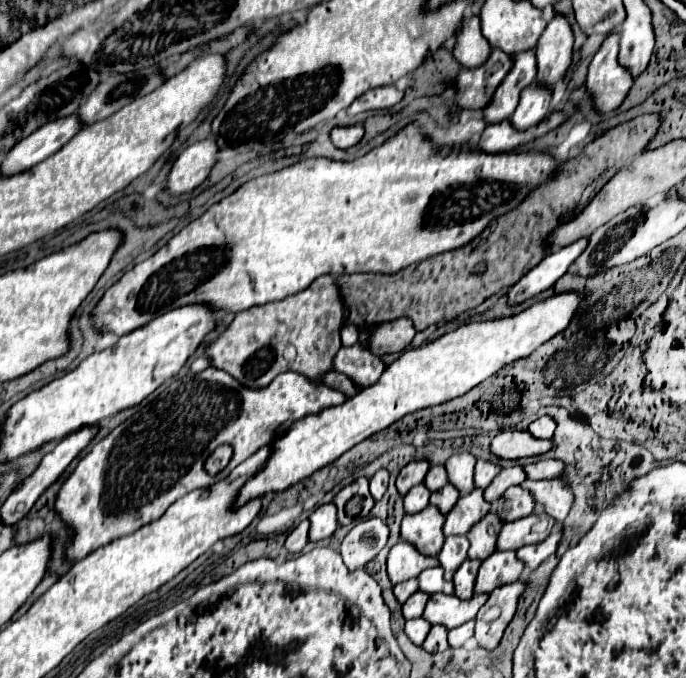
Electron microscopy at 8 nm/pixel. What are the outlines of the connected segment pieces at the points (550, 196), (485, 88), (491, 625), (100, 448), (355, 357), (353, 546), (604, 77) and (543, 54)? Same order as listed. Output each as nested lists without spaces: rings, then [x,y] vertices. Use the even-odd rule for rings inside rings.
[[[650,113],[608,129],[602,137],[586,145],[578,153],[578,157],[566,161],[556,179],[540,185],[516,209],[494,219],[492,225],[486,229],[490,233],[484,231],[460,249],[430,257],[394,275],[354,273],[338,277],[336,283],[344,301],[344,323],[358,325],[360,319],[360,323],[364,325],[376,325],[382,321],[394,321],[398,317],[408,317],[414,321],[416,331],[424,331],[426,325],[450,321],[466,309],[478,307],[492,295],[492,291],[500,293],[504,289],[510,289],[548,253],[548,235],[572,217],[572,213],[582,203],[586,187],[594,181],[600,181],[600,185],[604,185],[610,171],[618,171],[632,159],[632,155],[646,149],[646,145],[660,131],[660,125],[660,115]],[[480,261],[484,261],[488,269],[486,273],[478,275],[474,273],[474,267]]]
[[[492,49],[490,59],[478,69],[462,69],[454,79],[454,87],[462,91],[462,107],[484,109],[492,99],[494,89],[500,85],[504,75],[510,71],[512,59],[504,51]]]
[[[516,581],[502,585],[490,593],[488,601],[482,605],[482,609],[476,615],[474,639],[482,649],[492,651],[494,647],[498,647],[506,625],[514,617],[516,601],[522,591],[524,591],[524,583]]]
[[[208,367],[202,373],[186,373],[176,377],[154,401],[144,405],[130,419],[126,419],[122,425],[110,431],[106,439],[96,443],[92,451],[84,459],[80,459],[76,471],[64,481],[56,497],[56,509],[60,517],[76,531],[74,541],[68,545],[66,551],[68,557],[78,561],[86,557],[90,551],[122,535],[134,533],[142,525],[162,517],[164,511],[174,501],[178,501],[192,489],[208,487],[224,479],[236,465],[240,465],[256,449],[282,437],[290,429],[290,425],[296,423],[298,419],[310,413],[320,413],[324,407],[332,407],[338,403],[340,403],[340,391],[322,383],[310,383],[310,379],[292,371],[278,375],[270,385],[260,389],[242,387],[242,383],[230,377],[230,373],[216,367]],[[220,445],[230,445],[234,449],[234,455],[226,465],[226,469],[222,469],[216,477],[212,477],[206,473],[204,461]]]
[[[356,343],[352,347],[340,347],[334,357],[334,371],[348,375],[352,383],[362,389],[376,383],[384,367],[384,361],[362,343]]]
[[[378,517],[358,523],[342,541],[340,553],[350,571],[364,567],[386,545],[388,527]]]
[[[620,33],[608,35],[588,67],[586,87],[592,93],[594,105],[602,115],[620,107],[632,85],[630,71],[618,63],[618,47]]]
[[[556,13],[536,45],[536,59],[538,59],[536,81],[552,87],[558,79],[564,77],[572,61],[572,43],[574,33],[568,23],[568,17]]]

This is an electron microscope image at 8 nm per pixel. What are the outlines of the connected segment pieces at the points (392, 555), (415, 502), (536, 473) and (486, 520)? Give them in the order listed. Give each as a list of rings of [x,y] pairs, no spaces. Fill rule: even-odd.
[[[398,541],[388,553],[388,577],[392,585],[418,577],[424,569],[436,565],[438,565],[436,557],[426,557],[416,547],[404,541]]]
[[[420,483],[416,487],[412,487],[406,495],[404,495],[404,509],[406,513],[416,513],[416,511],[422,511],[426,505],[428,505],[428,497],[430,497],[430,491]]]
[[[556,459],[524,465],[524,471],[526,471],[528,479],[554,479],[562,473],[562,469],[564,469],[564,463],[560,463]]]
[[[490,511],[488,515],[484,515],[474,529],[468,531],[468,541],[470,541],[470,549],[468,549],[468,559],[486,559],[488,555],[492,555],[496,551],[496,537],[498,531],[502,527],[502,521],[498,519],[496,511]]]

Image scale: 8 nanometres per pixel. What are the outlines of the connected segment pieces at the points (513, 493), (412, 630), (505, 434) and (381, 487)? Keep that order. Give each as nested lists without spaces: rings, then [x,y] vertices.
[[[510,487],[496,501],[496,511],[502,521],[514,521],[514,519],[530,515],[534,511],[534,505],[536,505],[536,501],[530,495],[530,491],[522,489],[522,487]]]
[[[418,617],[418,619],[410,619],[410,621],[406,621],[404,631],[406,631],[406,635],[412,639],[412,643],[422,645],[422,641],[426,639],[426,635],[428,635],[430,627],[432,627],[432,625],[430,625],[430,623],[426,623],[426,619]]]
[[[500,431],[490,445],[490,451],[500,459],[532,457],[530,453],[546,453],[552,447],[550,439],[536,439],[528,431]]]
[[[380,469],[380,471],[370,479],[370,493],[372,493],[372,497],[378,501],[378,499],[384,495],[386,487],[388,487],[388,471],[386,471],[386,469]]]

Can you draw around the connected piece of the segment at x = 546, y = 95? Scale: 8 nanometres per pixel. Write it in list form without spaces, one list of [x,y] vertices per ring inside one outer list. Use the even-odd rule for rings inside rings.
[[[530,83],[530,87],[522,91],[520,103],[514,115],[510,117],[512,125],[522,131],[540,123],[540,119],[550,113],[550,97],[552,91],[546,91],[546,87],[538,87],[538,83]]]

